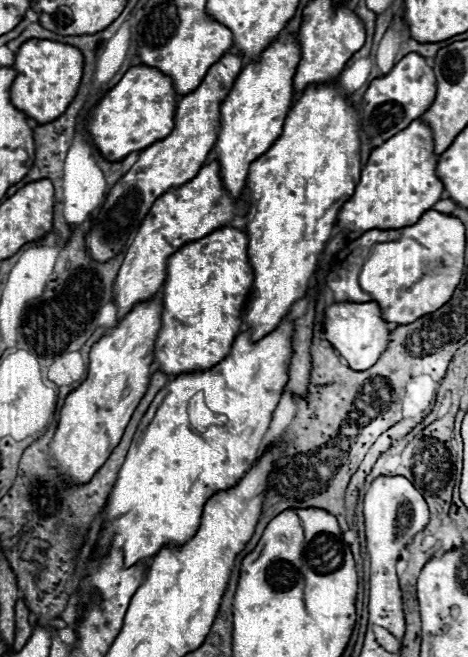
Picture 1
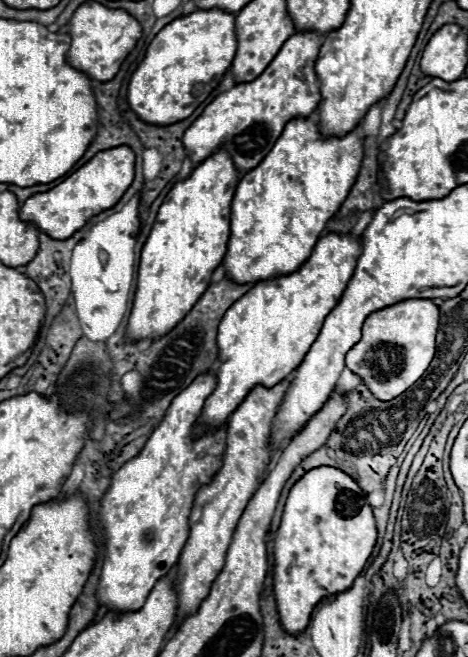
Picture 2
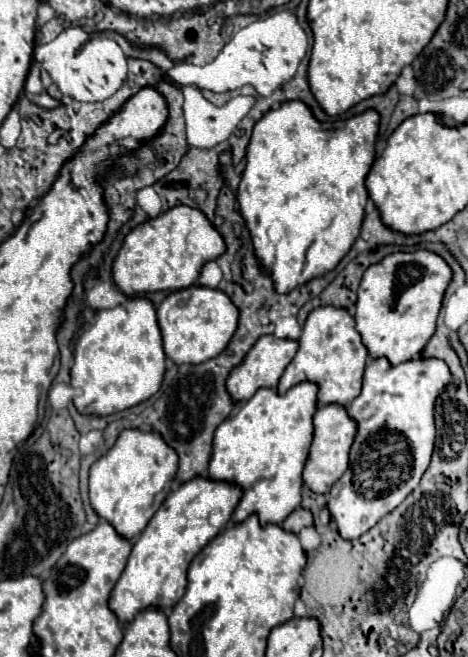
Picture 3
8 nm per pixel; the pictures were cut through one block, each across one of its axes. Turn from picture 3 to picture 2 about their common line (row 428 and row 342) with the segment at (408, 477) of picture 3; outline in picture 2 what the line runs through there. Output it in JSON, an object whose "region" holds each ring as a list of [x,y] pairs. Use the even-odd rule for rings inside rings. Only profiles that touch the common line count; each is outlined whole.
{"region":[[[432,300],[398,302],[384,310],[372,312],[362,328],[362,340],[346,354],[346,368],[362,378],[362,384],[374,394],[374,398],[388,402],[406,392],[430,366],[436,352],[438,332],[438,306]]]}

